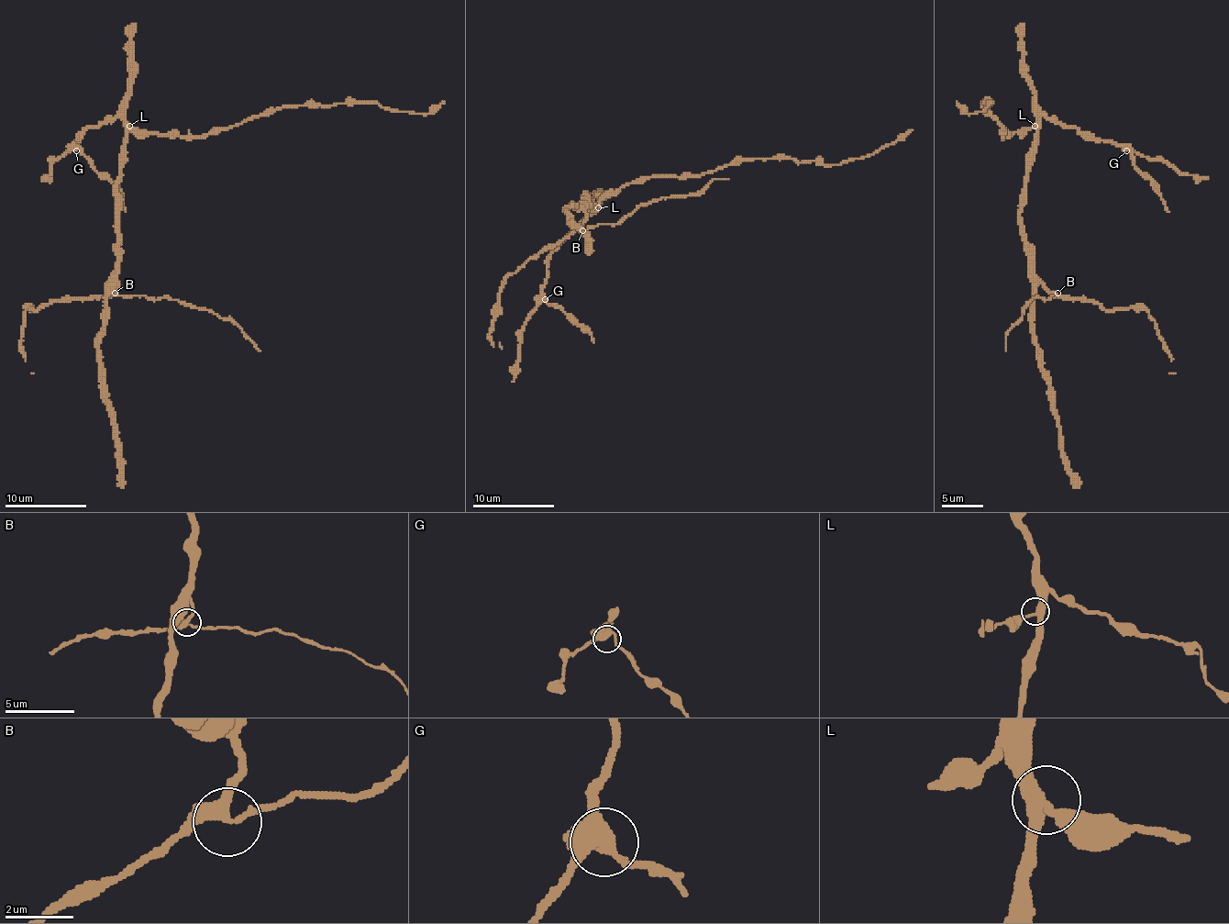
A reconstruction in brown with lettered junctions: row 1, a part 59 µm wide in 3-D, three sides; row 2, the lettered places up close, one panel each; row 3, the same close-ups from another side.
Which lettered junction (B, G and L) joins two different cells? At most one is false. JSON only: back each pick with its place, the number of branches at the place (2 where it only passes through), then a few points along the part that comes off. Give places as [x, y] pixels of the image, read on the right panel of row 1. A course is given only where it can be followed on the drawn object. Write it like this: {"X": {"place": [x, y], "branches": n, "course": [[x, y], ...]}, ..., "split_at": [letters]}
{"B": {"place": [1057, 293], "branches": 3, "course": [[1057, 294], [1050, 297], [1035, 297], [1024, 307], [1020, 317], [1008, 330], [1005, 350]]}, "split_at": ["B"]}

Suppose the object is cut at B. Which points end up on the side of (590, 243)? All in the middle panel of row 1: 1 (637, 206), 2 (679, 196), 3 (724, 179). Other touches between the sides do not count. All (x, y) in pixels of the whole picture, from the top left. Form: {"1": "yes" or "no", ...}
{"1": "no", "2": "no", "3": "no"}

